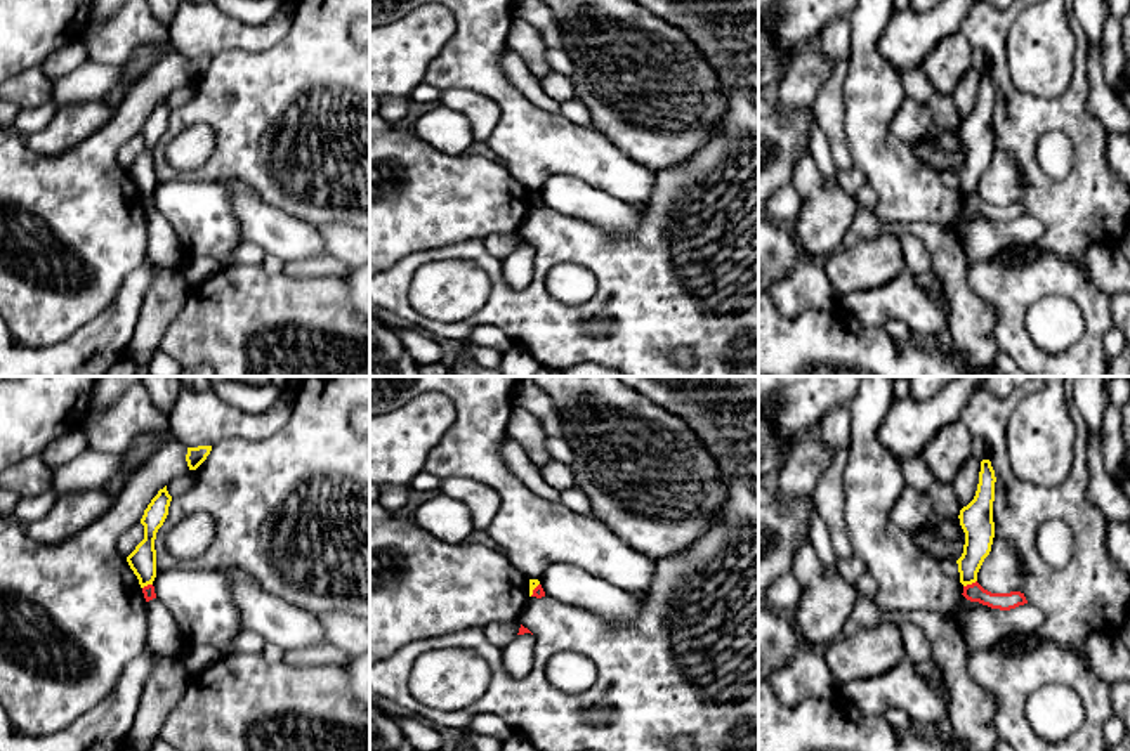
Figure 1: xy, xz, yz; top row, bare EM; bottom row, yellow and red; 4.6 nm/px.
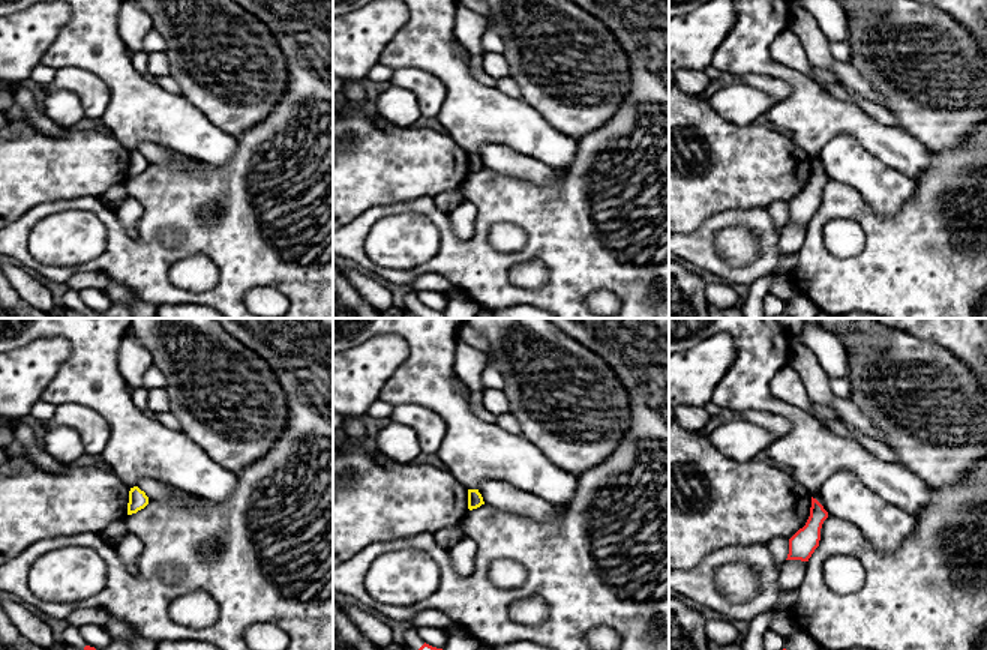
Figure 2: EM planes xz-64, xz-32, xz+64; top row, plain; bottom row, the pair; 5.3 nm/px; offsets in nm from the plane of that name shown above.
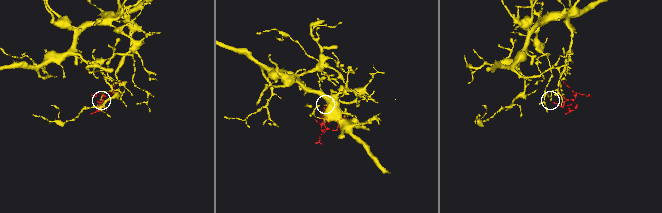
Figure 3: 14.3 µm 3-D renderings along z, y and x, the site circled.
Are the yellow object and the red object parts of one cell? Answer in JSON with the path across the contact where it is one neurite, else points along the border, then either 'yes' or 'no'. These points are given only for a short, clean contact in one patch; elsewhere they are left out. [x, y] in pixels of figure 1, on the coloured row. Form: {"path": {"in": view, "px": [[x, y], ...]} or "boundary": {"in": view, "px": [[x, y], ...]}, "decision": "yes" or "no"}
{"boundary": {"in": "yz", "px": [[976, 580], [964, 587]]}, "decision": "no"}

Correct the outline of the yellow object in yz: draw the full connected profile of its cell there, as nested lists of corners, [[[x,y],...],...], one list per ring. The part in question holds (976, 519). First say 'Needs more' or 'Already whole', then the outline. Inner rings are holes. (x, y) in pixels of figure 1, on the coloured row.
Already whole. [[[989,460],[981,461],[979,484],[974,500],[960,510],[960,526],[965,532],[963,553],[956,560],[963,586],[977,581],[977,572],[991,552],[995,538],[993,501],[995,470]]]

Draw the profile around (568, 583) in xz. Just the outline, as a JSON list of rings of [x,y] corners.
[[[550,564],[538,581],[550,598],[590,611],[613,624],[634,623],[641,614],[641,597],[573,564]]]

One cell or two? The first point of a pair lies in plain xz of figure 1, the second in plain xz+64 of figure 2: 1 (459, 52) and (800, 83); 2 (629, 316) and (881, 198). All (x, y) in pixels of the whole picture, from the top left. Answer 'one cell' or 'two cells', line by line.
1: one cell
2: two cells

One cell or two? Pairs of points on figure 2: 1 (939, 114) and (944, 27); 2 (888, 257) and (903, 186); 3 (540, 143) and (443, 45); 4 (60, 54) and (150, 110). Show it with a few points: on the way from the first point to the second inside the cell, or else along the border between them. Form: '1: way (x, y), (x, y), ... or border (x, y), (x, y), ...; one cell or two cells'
1: way (939, 93), (939, 48); one cell
2: border (915, 180), (890, 215), (864, 201); two cells
3: way (512, 122), (498, 119), (453, 74); one cell
4: way (83, 54), (96, 56), (128, 87); one cell

